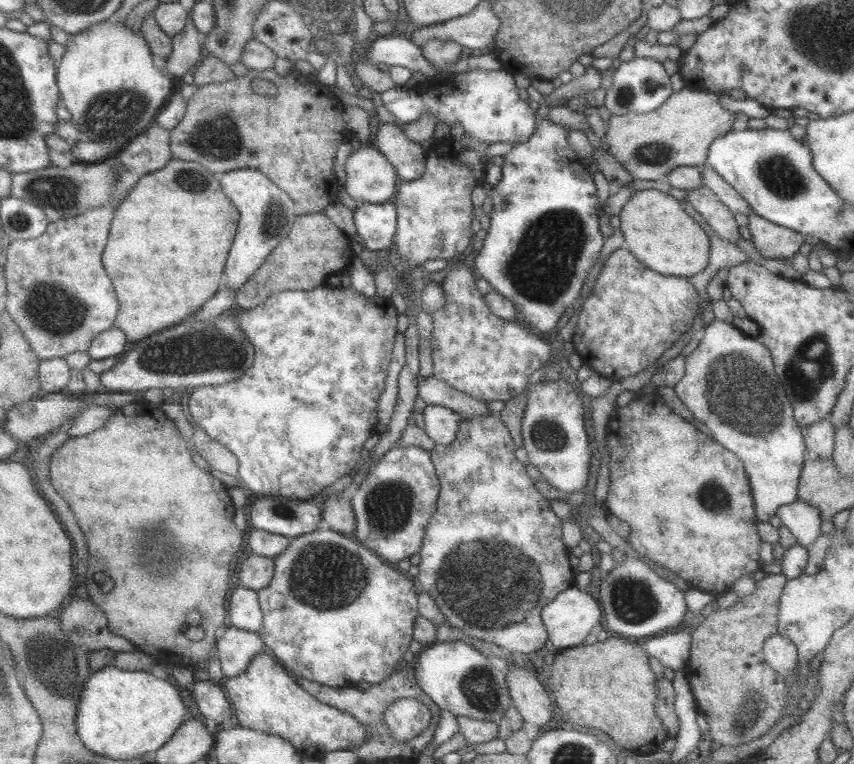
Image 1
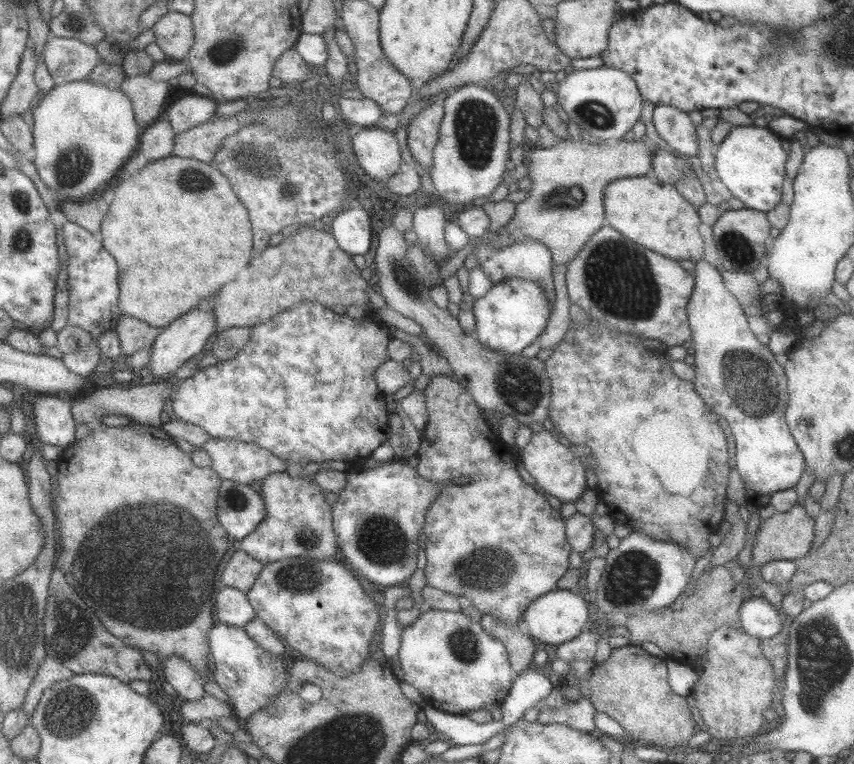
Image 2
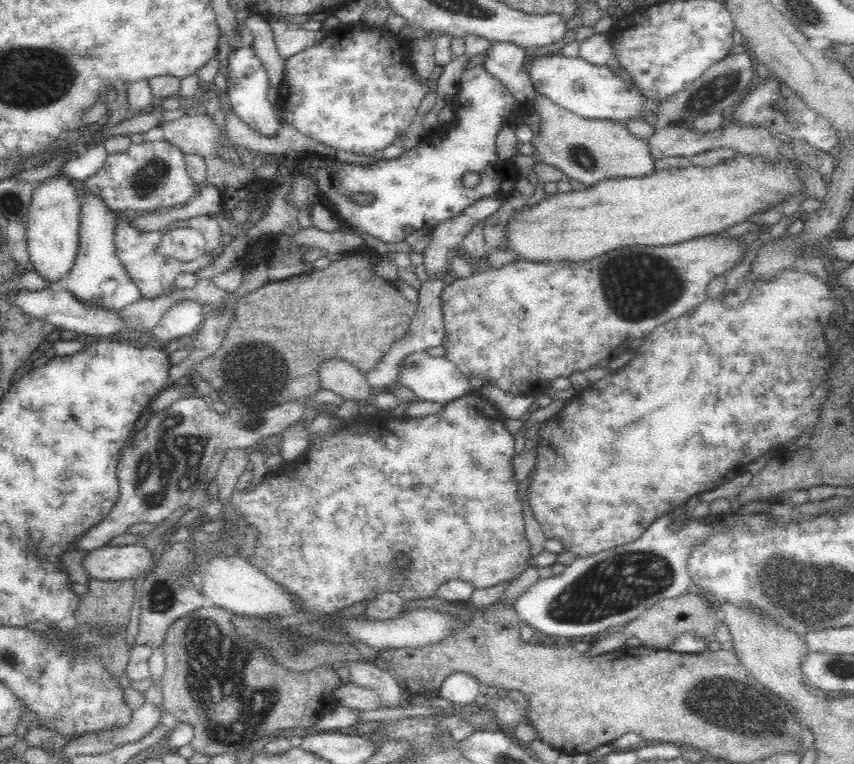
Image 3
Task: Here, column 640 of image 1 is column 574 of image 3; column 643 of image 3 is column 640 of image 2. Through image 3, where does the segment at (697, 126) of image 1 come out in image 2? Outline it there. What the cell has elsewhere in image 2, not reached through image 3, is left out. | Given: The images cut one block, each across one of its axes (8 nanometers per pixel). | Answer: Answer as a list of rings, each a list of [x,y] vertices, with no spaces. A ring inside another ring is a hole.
[[[583,139],[581,141],[571,140],[570,142],[558,142],[554,145],[543,144],[528,148],[525,154],[525,160],[529,163],[530,178],[534,182],[532,188],[528,190],[529,198],[518,204],[517,214],[504,227],[508,229],[516,242],[524,243],[526,239],[536,239],[542,241],[554,251],[554,261],[556,264],[572,262],[588,241],[596,232],[606,224],[606,211],[604,208],[604,192],[612,181],[621,178],[632,178],[646,176],[652,173],[652,156],[658,146],[648,139],[630,140],[630,142],[615,140],[609,142],[599,142],[592,139]]]

